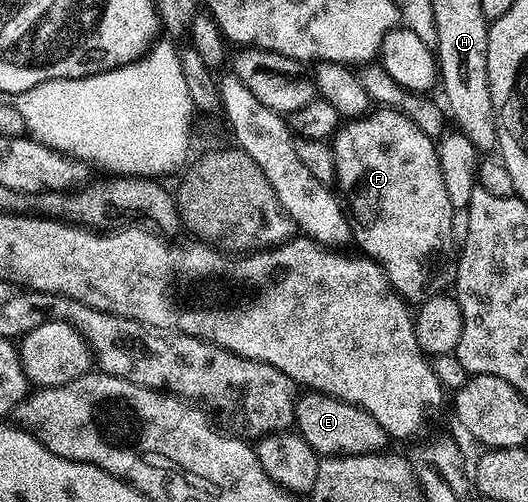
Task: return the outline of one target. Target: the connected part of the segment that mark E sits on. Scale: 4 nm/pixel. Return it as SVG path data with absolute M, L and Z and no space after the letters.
M306 392L294 403L294 426L319 456L376 454L387 449L388 435L368 412L339 398L328 398L317 392Z

